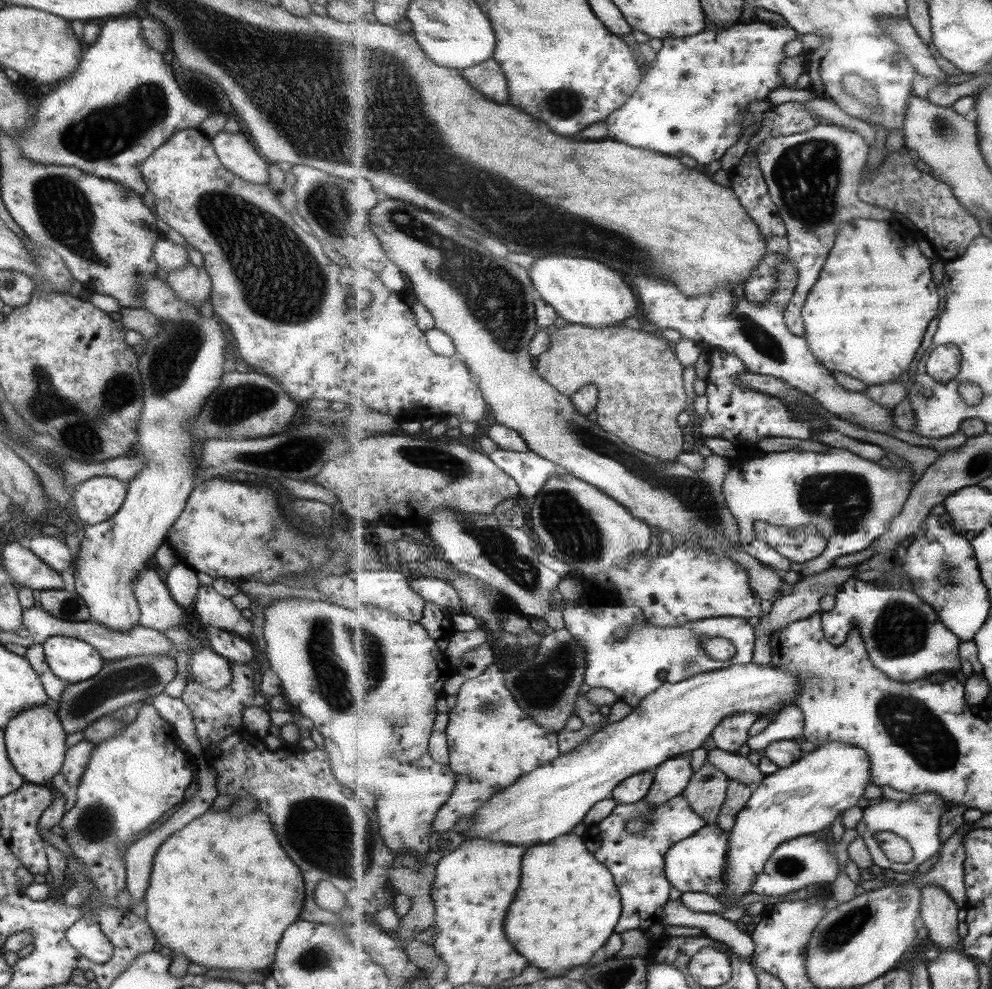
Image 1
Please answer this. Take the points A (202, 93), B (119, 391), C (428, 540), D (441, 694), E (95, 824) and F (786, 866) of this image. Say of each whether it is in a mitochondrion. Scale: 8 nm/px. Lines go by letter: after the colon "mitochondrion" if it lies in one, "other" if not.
A: other
B: mitochondrion
C: other
D: other
E: mitochondrion
F: mitochondrion

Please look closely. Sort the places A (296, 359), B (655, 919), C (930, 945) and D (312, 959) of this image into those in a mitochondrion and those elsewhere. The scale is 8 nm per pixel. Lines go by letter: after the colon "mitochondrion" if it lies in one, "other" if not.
A: other
B: other
C: other
D: mitochondrion

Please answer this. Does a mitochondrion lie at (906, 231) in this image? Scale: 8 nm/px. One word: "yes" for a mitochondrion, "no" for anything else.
no

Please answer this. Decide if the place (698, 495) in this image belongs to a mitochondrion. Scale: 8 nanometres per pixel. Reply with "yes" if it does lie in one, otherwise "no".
yes

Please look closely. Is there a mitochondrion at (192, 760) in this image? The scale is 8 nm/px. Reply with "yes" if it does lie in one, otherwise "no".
no

